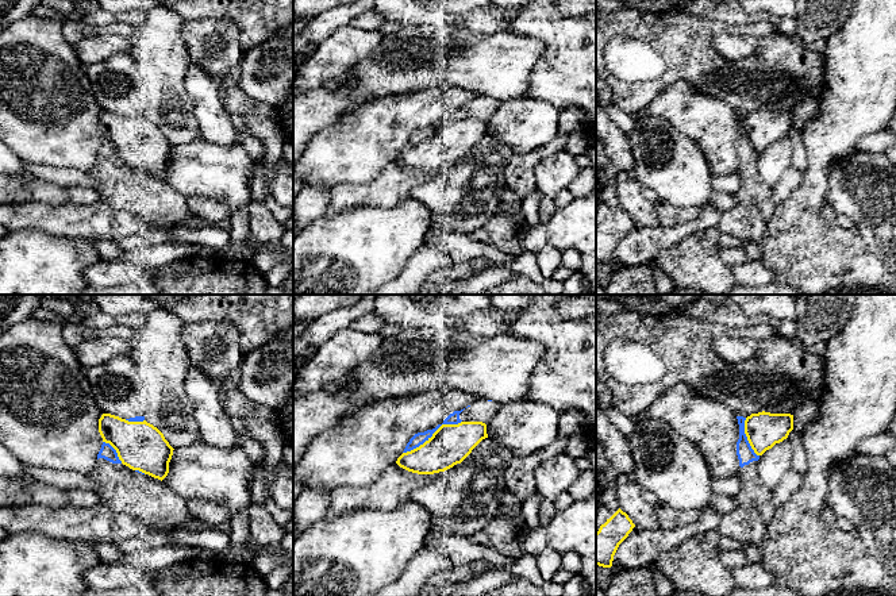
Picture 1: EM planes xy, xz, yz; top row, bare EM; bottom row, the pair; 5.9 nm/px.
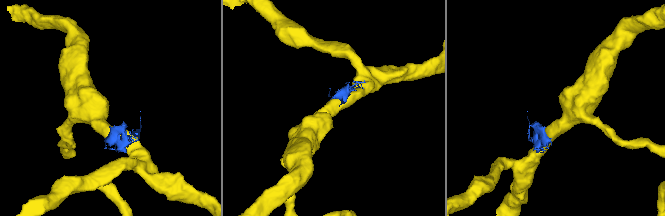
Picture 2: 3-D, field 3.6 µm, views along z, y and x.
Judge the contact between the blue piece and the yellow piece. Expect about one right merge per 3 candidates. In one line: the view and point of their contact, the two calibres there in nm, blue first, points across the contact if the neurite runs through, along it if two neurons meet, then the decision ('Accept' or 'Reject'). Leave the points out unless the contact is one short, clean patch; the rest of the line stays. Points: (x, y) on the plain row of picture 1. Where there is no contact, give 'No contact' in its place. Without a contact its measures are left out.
Touches blue at xz (431, 133). Thickness 70 nm (blue) against 240 nm. Reject

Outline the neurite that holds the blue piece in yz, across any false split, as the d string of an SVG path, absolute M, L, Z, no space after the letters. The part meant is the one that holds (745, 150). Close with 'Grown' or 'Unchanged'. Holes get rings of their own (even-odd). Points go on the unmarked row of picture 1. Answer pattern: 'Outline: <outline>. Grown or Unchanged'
Outline: M737 114L737 116L739 122L737 153L741 164L737 173L742 180L742 187L734 193L734 196L737 204L754 207L766 220L769 220L776 208L772 199L772 187L758 174L757 164L760 153L754 150L745 131L746 115Z. Grown

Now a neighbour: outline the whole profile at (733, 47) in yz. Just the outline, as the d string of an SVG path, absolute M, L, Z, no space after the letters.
M718 34L712 39L712 45L719 55L734 62L746 57L753 57L760 46L760 36L757 35L724 35Z

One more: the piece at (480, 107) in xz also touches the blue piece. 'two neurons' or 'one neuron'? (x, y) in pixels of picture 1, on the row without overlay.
one neuron

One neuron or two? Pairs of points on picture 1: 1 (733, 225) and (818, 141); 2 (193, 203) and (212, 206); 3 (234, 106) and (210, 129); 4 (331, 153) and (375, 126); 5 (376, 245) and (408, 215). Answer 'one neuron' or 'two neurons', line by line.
1: two neurons
2: one neuron
3: two neurons
4: one neuron
5: one neuron

